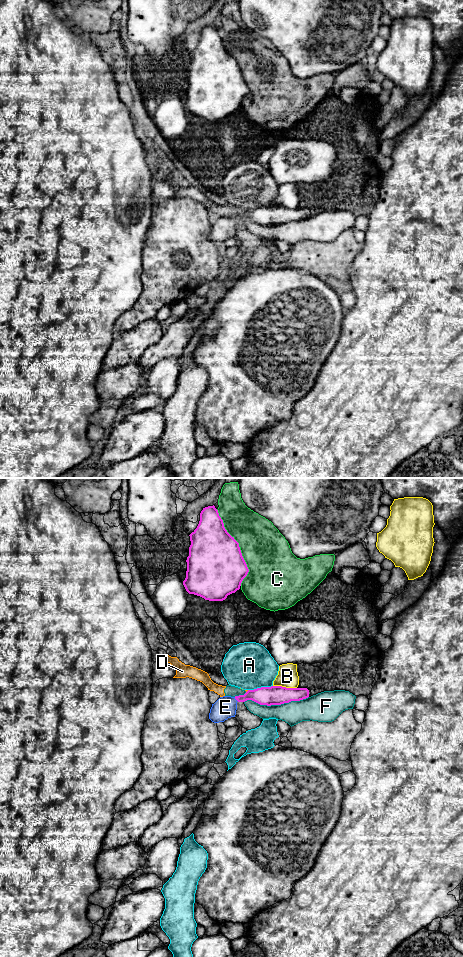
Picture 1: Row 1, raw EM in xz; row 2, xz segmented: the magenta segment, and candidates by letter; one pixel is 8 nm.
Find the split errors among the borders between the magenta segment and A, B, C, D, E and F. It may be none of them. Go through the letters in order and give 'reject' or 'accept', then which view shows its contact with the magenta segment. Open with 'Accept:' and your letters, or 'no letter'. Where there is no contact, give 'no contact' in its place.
Accept: no letter
A: reject; contact in xz
B: reject; contact in xz
C: reject; contact in xz
D: reject; contact in xz
E: reject; contact in xz
F: reject; contact in xz

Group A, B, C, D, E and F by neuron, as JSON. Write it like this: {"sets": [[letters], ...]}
{"sets": [["A"], ["B"], ["C"], ["D", "F"], ["E"]]}

